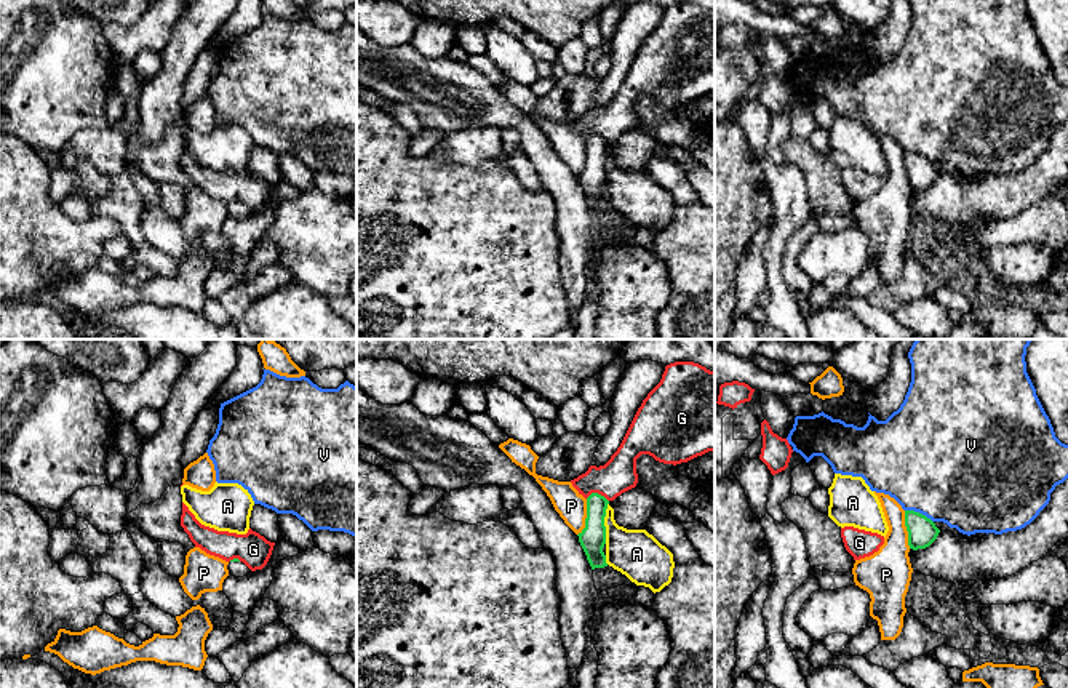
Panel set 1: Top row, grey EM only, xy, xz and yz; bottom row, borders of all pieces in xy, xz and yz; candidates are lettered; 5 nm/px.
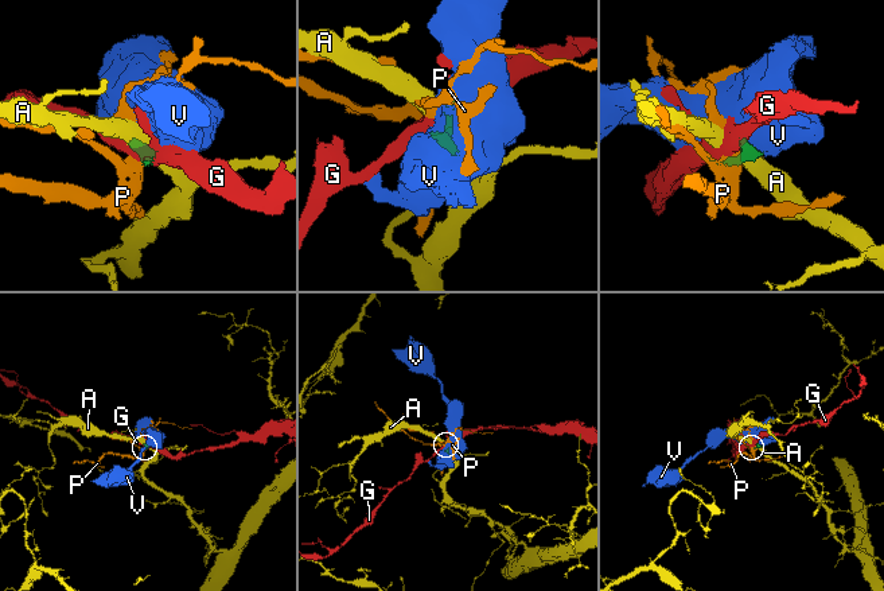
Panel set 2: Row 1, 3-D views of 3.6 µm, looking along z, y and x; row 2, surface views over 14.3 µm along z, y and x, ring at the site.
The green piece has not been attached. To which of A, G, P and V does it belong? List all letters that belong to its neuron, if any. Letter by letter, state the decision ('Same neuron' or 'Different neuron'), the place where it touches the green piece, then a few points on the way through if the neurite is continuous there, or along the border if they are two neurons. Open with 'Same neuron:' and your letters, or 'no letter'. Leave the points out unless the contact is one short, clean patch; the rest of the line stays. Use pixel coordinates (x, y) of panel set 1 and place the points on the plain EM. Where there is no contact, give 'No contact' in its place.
Same neuron: no letter
A: Different neuron. Touches green at xz (603, 165). Boundary: xz (608, 144), (605, 184)
G: Different neuron. Touches green at xz (597, 135)
P: Different neuron. Touches green at yz (907, 172). Boundary: yz (904, 152), (907, 186), (910, 189)
V: Different neuron. Touches green at yz (918, 154). Boundary: yz (905, 151), (921, 154), (932, 164)

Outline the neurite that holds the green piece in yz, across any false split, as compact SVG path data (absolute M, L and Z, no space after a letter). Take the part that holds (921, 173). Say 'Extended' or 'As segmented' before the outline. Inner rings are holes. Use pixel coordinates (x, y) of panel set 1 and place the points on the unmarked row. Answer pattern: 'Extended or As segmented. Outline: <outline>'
As segmented. Outline: M905 152L905 168L908 173L908 187L913 192L929 189L940 174L931 160L915 152Z

